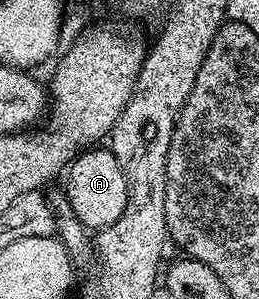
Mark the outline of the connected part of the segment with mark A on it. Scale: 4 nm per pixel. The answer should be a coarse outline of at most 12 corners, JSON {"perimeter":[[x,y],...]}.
{"perimeter":[[111,149],[68,163],[63,197],[88,232],[122,216],[124,167]]}

